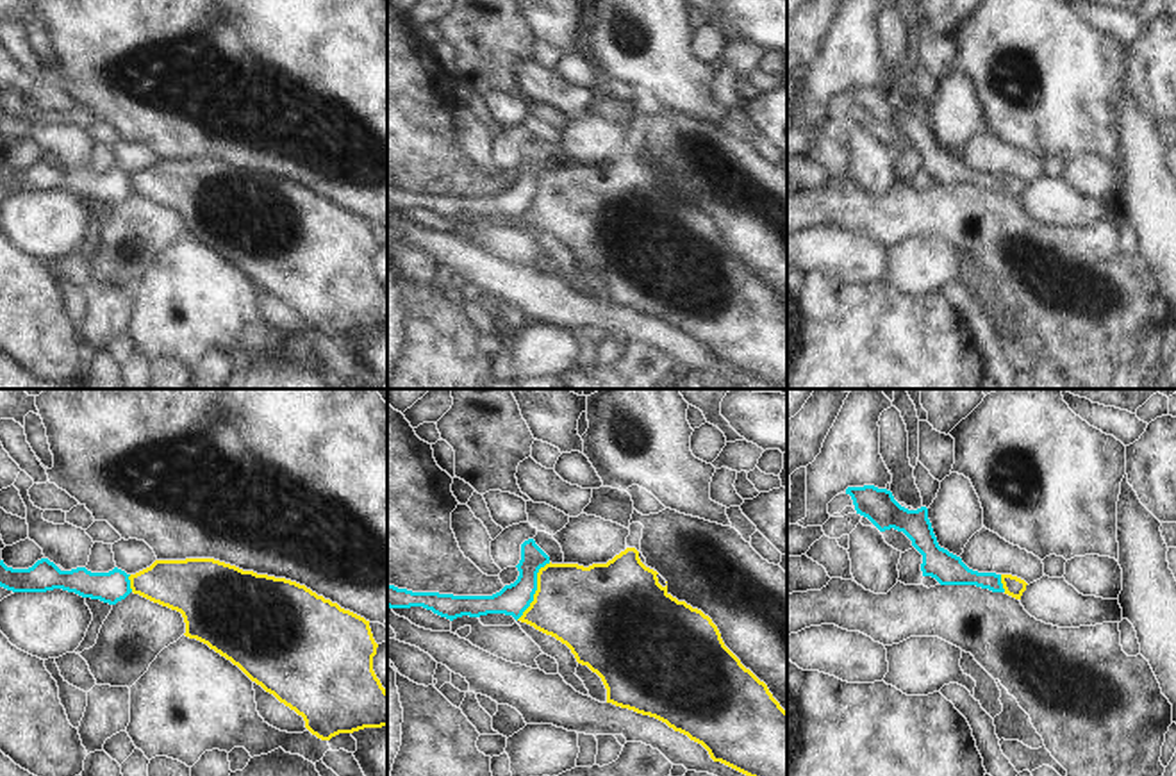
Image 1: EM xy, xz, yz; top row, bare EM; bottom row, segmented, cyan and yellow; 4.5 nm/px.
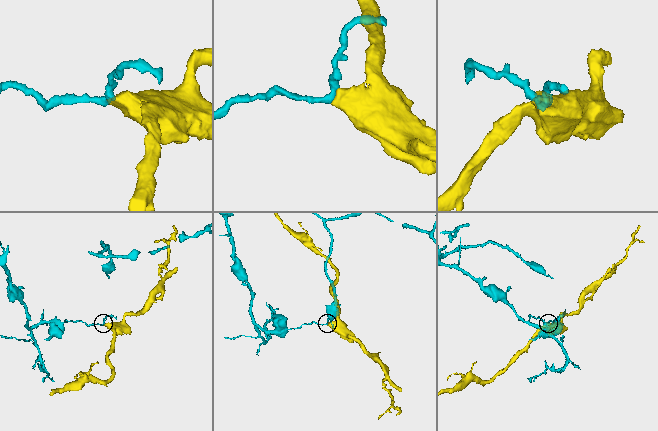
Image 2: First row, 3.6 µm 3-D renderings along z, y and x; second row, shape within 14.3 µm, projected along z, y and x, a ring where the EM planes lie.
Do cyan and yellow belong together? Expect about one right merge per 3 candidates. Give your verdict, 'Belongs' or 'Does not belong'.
Does not belong

